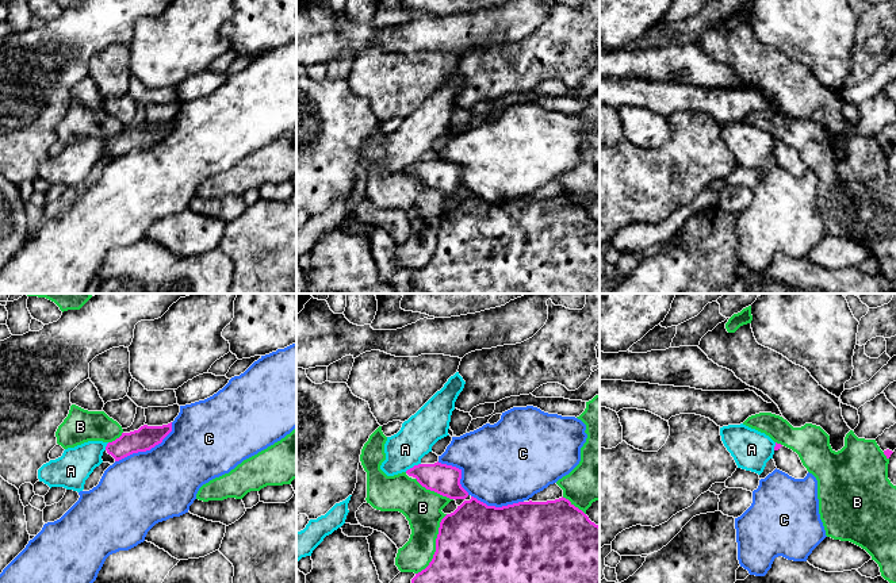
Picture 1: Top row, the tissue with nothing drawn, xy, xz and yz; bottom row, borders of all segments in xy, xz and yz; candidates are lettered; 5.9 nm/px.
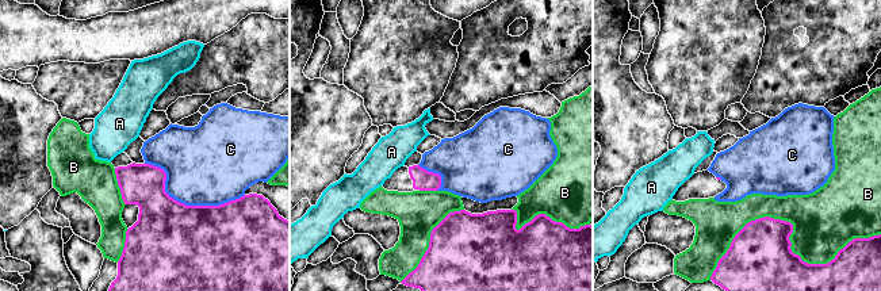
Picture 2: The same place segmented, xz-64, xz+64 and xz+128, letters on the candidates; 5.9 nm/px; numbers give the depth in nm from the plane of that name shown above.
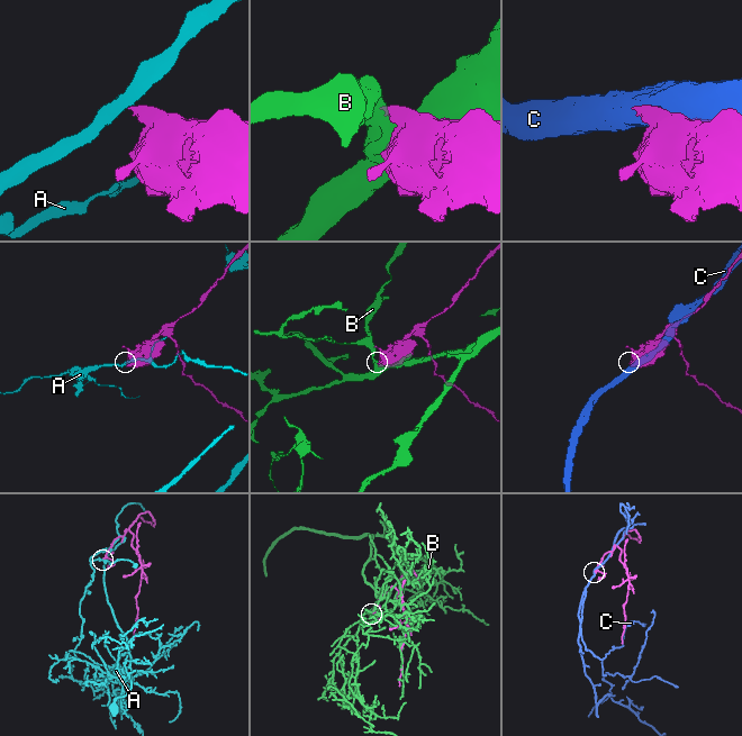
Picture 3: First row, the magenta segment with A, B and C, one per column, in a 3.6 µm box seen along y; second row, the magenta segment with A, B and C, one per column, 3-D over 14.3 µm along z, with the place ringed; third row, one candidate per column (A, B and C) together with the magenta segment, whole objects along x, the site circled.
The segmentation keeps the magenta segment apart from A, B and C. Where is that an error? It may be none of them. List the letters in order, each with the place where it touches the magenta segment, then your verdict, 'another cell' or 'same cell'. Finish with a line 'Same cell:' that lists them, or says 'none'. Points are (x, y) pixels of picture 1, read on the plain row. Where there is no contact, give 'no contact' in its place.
A: meets magenta in xz at (413, 164); another cell
B: meets magenta in xz at (436, 242); another cell
C: meets magenta in xy at (148, 146); another cell
Same cell: none

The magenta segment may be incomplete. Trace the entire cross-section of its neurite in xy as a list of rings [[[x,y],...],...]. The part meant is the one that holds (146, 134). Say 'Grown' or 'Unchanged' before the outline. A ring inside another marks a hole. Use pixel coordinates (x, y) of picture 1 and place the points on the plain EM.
Grown. [[[172,119],[162,123],[143,122],[138,127],[122,130],[119,135],[107,141],[102,157],[114,161],[133,150],[150,147],[161,141],[171,129]]]

